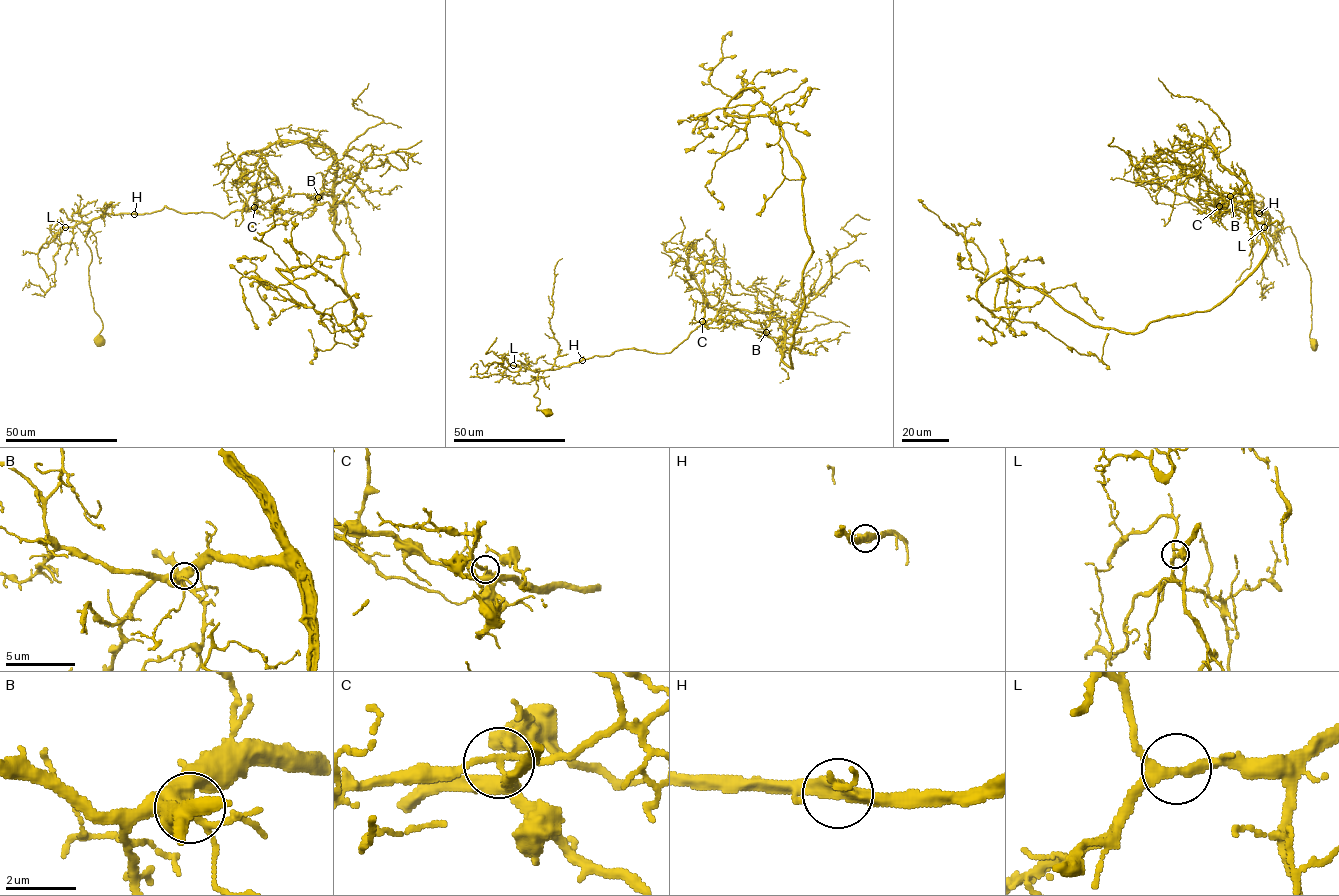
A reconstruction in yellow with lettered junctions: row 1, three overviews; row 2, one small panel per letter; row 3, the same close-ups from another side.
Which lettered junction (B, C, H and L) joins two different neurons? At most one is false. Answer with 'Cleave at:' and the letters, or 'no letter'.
Cleave at: C

